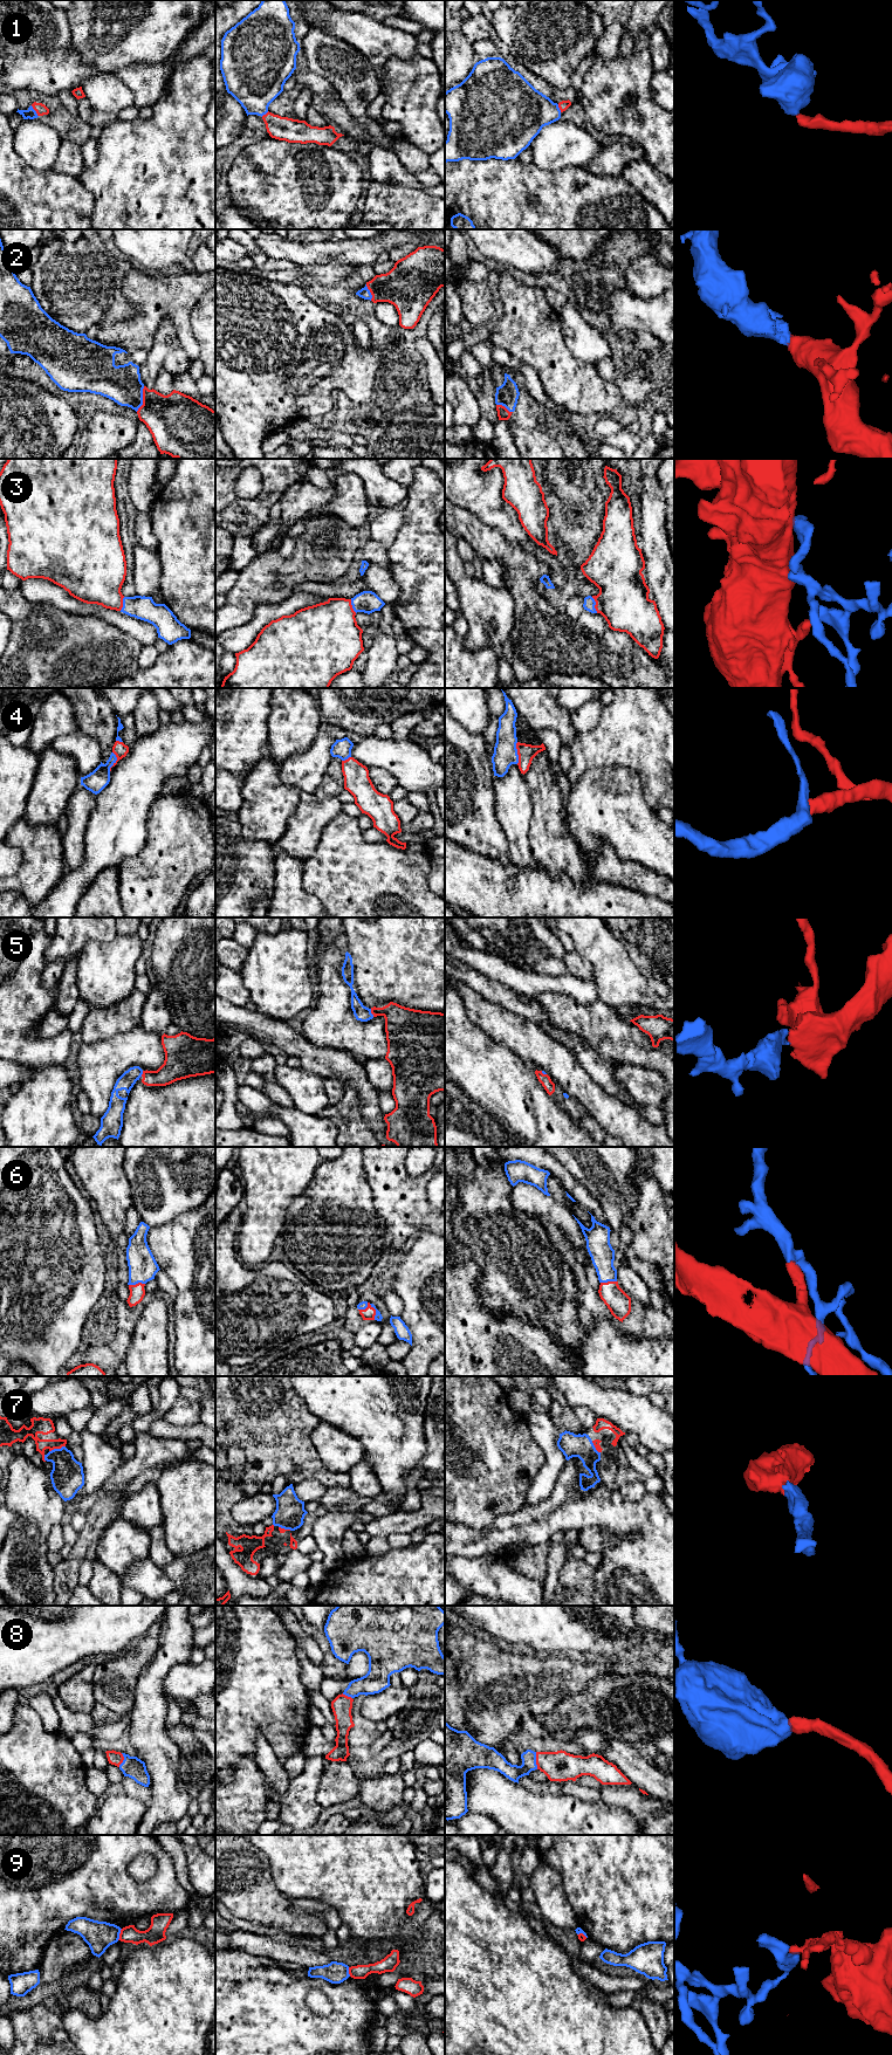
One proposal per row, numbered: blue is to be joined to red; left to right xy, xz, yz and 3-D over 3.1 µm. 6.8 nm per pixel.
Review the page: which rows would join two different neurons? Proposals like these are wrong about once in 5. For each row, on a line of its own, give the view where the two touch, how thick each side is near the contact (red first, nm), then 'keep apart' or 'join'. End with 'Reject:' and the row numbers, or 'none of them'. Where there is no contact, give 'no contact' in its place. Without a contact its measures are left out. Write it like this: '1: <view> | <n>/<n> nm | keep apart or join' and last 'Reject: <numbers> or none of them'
1: xy | 80/70 nm | join
2: xy | 340/260 nm | join
3: yz | 360/80 nm | join
4: yz | 120/160 nm | join
5: xz | 260/110 nm | join
6: xz | 90/50 nm | join
7: xy | 110/220 nm | join
8: yz | 200/110 nm | join
9: xy | 130/190 nm | keep apart
Reject: 9

